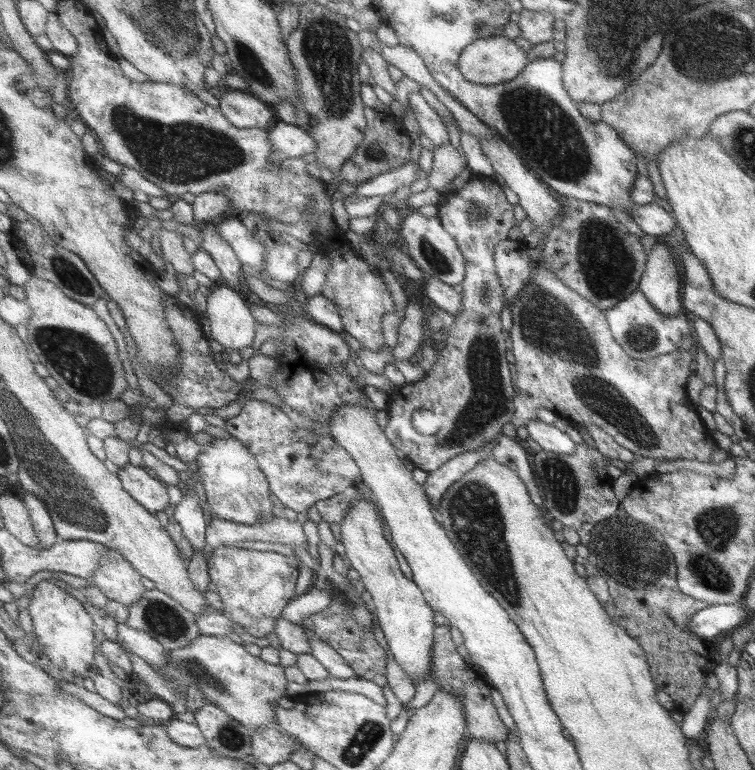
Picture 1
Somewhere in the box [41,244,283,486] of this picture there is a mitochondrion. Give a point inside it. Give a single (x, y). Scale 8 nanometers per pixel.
(67, 272)

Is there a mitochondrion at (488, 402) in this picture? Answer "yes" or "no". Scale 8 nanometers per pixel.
yes

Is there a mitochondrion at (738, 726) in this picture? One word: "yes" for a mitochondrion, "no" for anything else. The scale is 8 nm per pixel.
no

